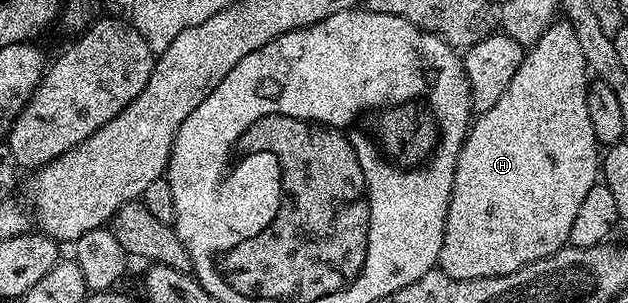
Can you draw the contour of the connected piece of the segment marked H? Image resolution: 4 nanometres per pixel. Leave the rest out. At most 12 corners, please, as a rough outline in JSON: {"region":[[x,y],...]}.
{"region":[[575,27],[528,46],[455,163],[441,272],[569,245],[599,181]]}

